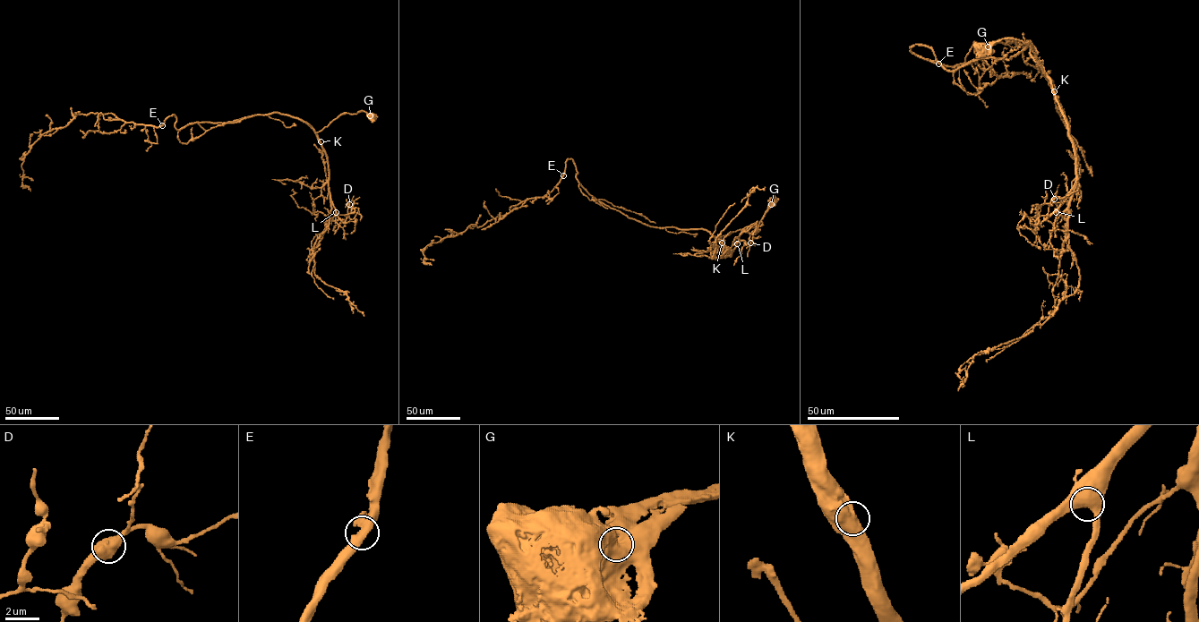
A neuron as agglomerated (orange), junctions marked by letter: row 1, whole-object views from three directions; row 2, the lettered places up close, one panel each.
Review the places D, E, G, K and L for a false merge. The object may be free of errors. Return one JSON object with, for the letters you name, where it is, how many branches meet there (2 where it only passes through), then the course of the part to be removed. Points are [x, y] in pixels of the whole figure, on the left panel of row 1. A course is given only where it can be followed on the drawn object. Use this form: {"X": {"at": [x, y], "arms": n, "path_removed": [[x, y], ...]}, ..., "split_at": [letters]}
{"split_at": []}

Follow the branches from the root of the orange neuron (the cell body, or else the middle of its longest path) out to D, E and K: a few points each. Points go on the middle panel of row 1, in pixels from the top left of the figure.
D: (773, 200), (758, 225), (716, 238), (729, 251), (730, 255), (743, 232), (750, 234), (750, 242)
E: (773, 200), (758, 225), (715, 237), (702, 229), (650, 226), (611, 208), (578, 182), (571, 159), (563, 175)
K: (773, 200), (758, 225), (717, 237), (722, 242)

